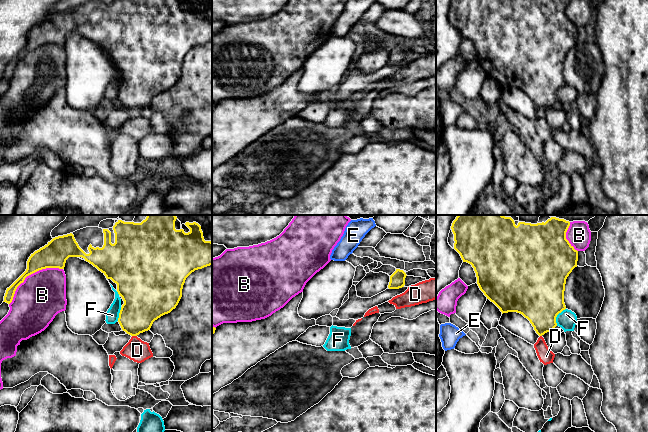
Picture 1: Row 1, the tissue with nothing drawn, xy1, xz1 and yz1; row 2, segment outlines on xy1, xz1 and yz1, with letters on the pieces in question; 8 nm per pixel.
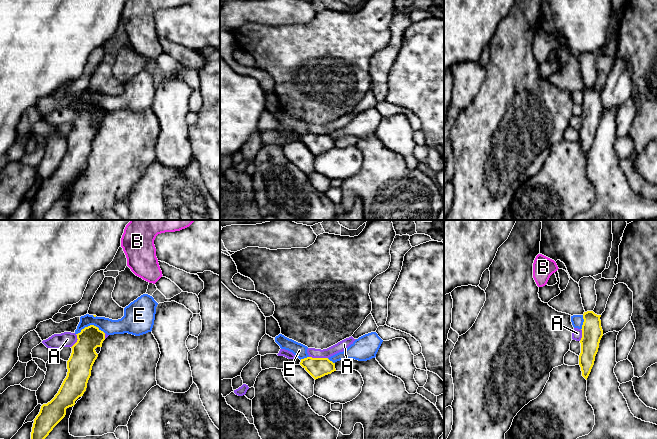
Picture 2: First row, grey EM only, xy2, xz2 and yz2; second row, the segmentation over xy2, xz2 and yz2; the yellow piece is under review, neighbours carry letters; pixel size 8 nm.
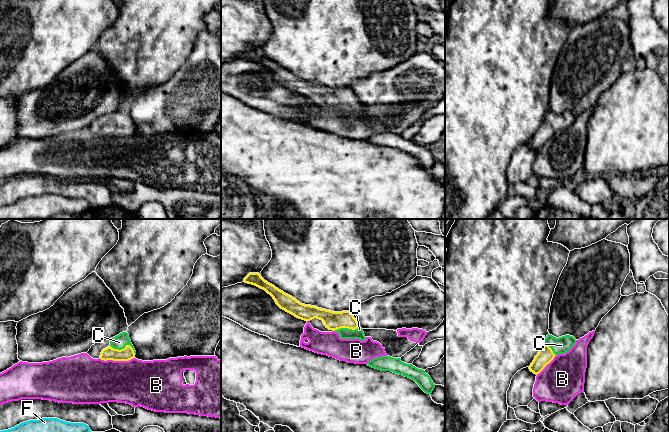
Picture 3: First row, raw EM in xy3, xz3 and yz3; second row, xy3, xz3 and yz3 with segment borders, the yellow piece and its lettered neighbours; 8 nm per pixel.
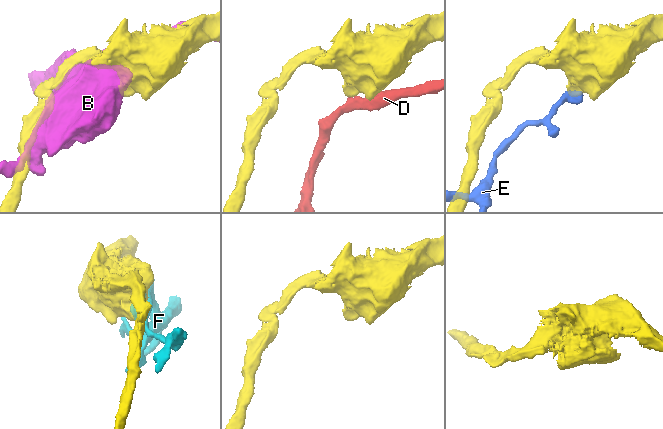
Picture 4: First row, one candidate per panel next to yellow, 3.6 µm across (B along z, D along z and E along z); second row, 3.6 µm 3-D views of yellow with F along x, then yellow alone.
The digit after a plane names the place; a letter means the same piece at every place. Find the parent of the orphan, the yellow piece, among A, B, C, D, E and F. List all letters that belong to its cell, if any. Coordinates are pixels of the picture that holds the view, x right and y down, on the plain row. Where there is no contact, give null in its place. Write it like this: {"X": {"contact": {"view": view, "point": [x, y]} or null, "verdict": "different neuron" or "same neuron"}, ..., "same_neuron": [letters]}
{"A": {"contact": {"view": "xz2", "point": [318, 134]}, "verdict": "different neuron"}, "B": {"contact": {"view": "xy1", "point": [30, 50]}, "verdict": "different neuron"}, "C": {"contact": {"view": "xy3", "point": [125, 123]}, "verdict": "same neuron"}, "D": {"contact": {"view": "xy1", "point": [134, 111]}, "verdict": "different neuron"}, "E": {"contact": {"view": "xy2", "point": [90, 101]}, "verdict": "different neuron"}, "F": {"contact": {"view": "yz1", "point": [556, 92]}, "verdict": "different neuron"}, "same_neuron": ["C"]}

